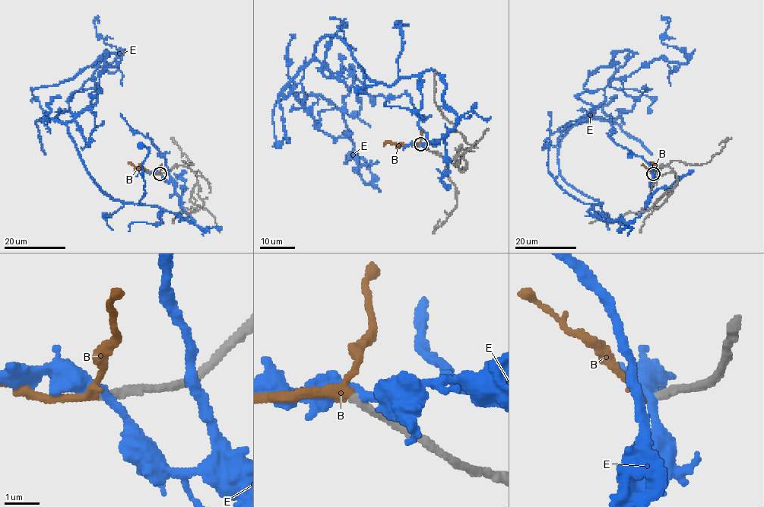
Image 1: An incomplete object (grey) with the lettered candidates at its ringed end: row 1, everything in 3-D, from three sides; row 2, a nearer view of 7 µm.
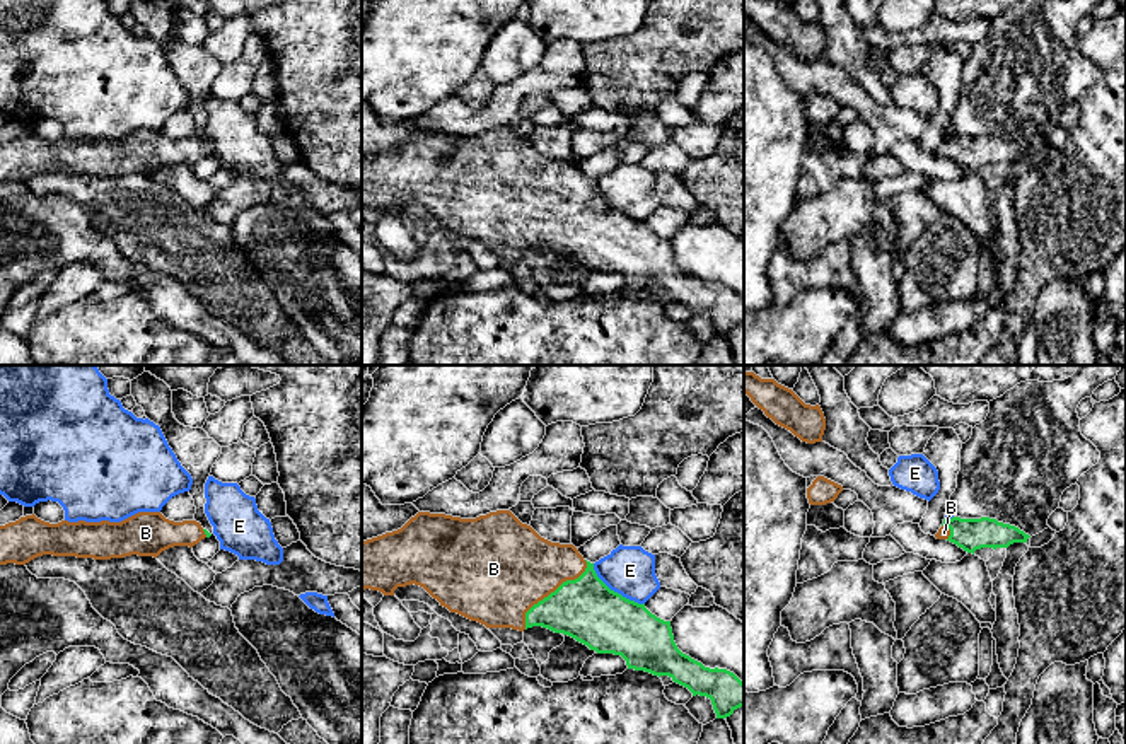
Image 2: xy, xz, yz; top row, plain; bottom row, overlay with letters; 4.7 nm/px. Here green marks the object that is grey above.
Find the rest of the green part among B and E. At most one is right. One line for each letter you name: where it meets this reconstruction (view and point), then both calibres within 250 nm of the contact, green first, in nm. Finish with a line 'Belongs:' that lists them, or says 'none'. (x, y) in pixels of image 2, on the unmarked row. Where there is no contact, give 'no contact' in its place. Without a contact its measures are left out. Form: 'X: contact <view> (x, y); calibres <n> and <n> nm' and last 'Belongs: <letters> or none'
B: contact xz (551, 210); calibres 300 and 440 nm
Belongs: B

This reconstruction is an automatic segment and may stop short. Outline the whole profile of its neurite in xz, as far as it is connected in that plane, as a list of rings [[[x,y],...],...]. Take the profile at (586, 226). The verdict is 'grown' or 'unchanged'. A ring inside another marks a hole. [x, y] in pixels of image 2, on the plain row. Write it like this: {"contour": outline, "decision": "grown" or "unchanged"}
{"contour": [[[496,128],[476,137],[461,137],[445,131],[418,130],[401,147],[362,159],[362,208],[379,208],[394,213],[398,205],[423,205],[440,224],[486,246],[512,246],[524,249],[543,244],[563,251],[587,263],[597,271],[614,271],[626,278],[628,287],[653,294],[669,294],[688,305],[693,314],[711,317],[717,336],[730,334],[744,324],[744,300],[727,287],[710,287],[682,271],[672,253],[670,239],[652,232],[638,222],[611,208],[595,191],[594,181],[585,179],[573,162],[551,160],[531,143],[522,142],[510,128]]], "decision": "grown"}

